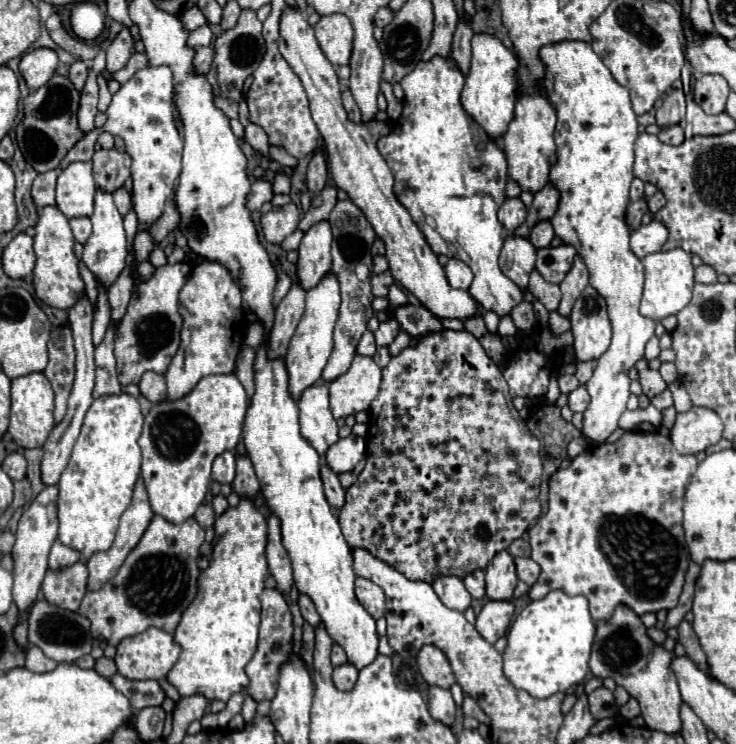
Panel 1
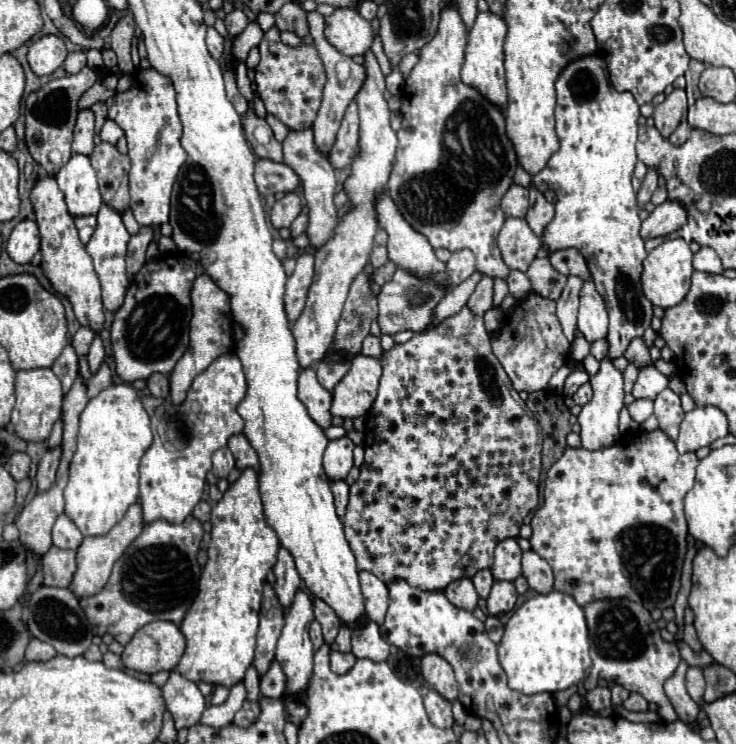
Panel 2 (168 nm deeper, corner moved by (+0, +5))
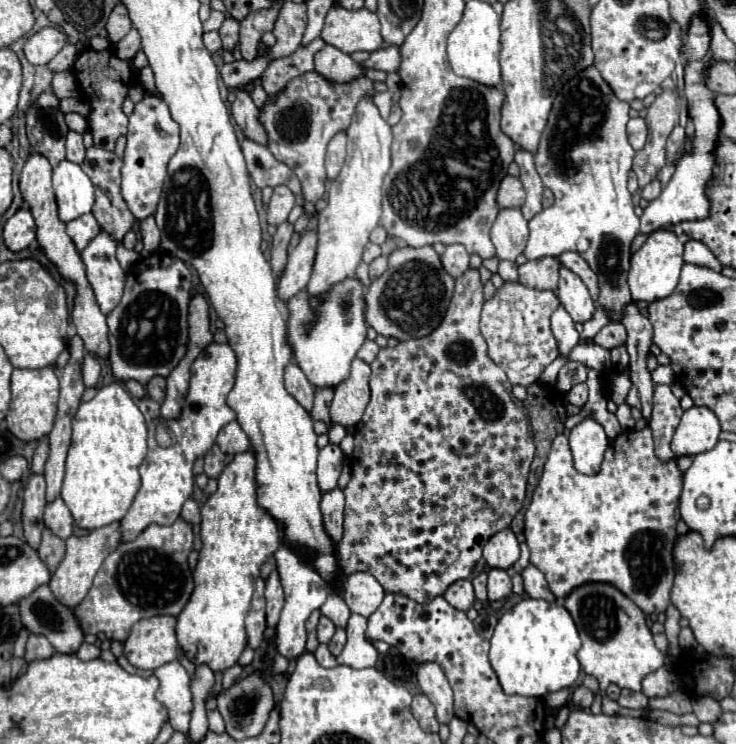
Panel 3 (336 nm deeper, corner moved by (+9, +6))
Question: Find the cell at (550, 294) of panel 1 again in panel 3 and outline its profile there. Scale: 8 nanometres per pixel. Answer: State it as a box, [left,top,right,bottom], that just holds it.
[519,257,559,289]

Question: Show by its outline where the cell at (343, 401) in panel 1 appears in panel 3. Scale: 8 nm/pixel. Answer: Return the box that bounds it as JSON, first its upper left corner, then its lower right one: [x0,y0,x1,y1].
[329,359,371,427]

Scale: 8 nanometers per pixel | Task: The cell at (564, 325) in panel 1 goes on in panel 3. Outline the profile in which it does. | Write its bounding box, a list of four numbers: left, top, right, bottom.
[481,281,559,385]

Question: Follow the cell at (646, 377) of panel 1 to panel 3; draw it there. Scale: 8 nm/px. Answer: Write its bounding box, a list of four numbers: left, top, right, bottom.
[593,321,627,349]

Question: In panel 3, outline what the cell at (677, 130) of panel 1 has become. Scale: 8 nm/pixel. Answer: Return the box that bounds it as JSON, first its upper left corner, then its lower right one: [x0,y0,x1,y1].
[667,125,687,163]

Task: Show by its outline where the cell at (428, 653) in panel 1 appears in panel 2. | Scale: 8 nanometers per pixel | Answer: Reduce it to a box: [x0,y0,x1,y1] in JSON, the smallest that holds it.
[420,652,458,702]

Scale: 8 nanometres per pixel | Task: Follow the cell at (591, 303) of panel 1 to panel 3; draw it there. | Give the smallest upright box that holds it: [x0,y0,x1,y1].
[557,265,595,323]

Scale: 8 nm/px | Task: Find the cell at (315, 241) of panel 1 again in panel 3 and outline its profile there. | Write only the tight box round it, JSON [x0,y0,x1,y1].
[259,71,373,217]

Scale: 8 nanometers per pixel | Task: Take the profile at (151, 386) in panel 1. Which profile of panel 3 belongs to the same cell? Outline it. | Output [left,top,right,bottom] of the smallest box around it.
[147,377,165,403]

